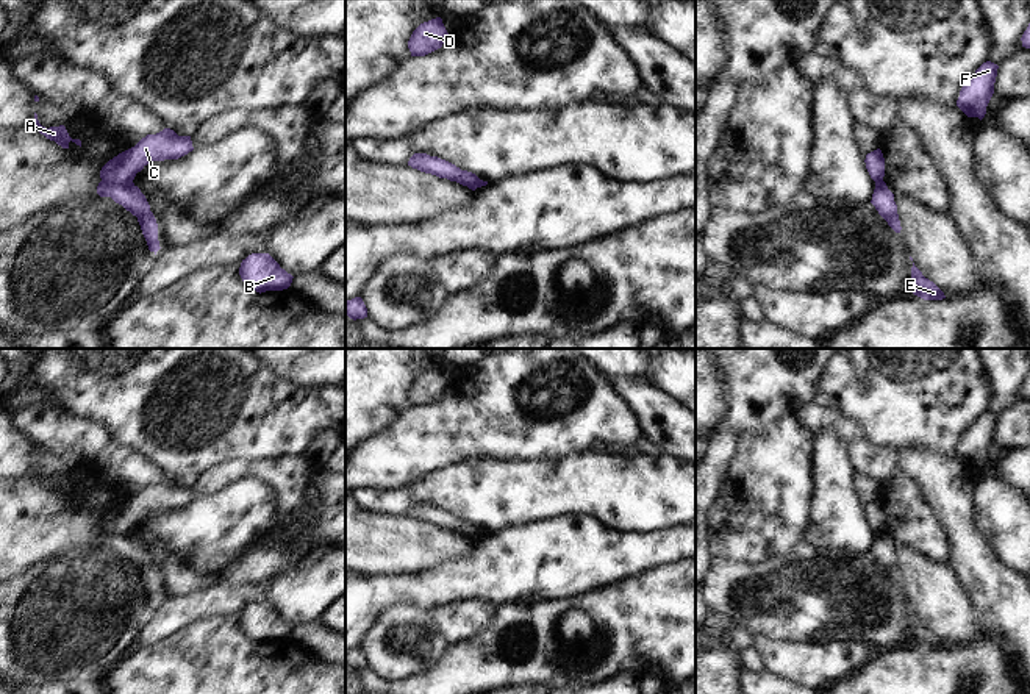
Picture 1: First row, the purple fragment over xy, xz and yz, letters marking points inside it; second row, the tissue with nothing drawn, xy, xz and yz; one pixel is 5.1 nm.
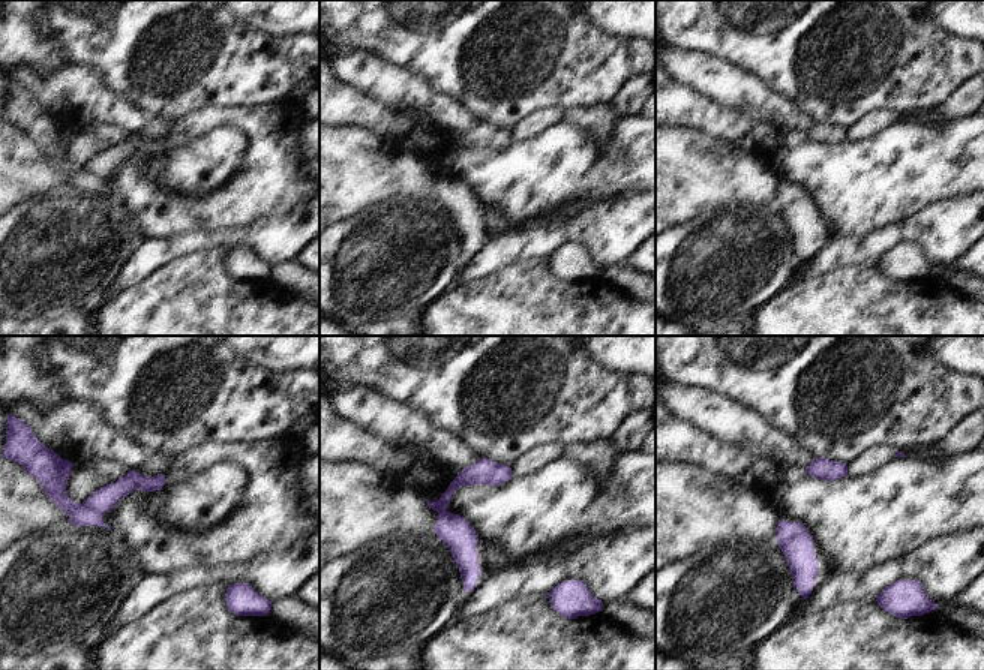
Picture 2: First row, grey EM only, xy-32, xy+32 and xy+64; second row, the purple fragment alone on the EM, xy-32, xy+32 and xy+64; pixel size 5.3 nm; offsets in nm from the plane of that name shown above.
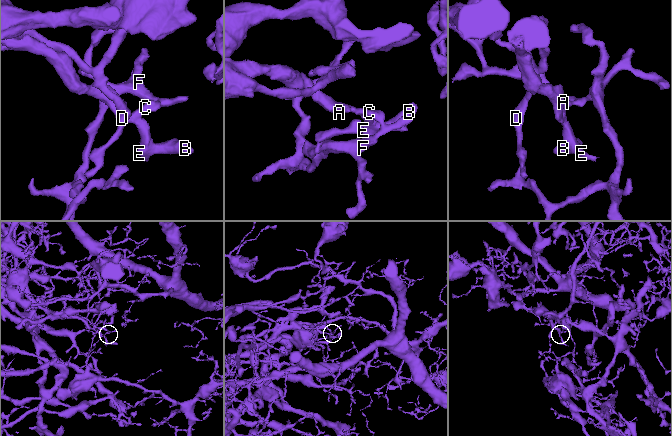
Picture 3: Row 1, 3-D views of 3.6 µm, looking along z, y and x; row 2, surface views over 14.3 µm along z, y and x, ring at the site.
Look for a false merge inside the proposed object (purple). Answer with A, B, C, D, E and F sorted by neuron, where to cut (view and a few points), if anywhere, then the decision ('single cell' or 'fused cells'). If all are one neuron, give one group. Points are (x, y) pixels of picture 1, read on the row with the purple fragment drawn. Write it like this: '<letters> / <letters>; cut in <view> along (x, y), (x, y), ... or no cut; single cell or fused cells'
A B D E / C F; cut in xy along (102, 178), (114, 185), (132, 182); fused cells

